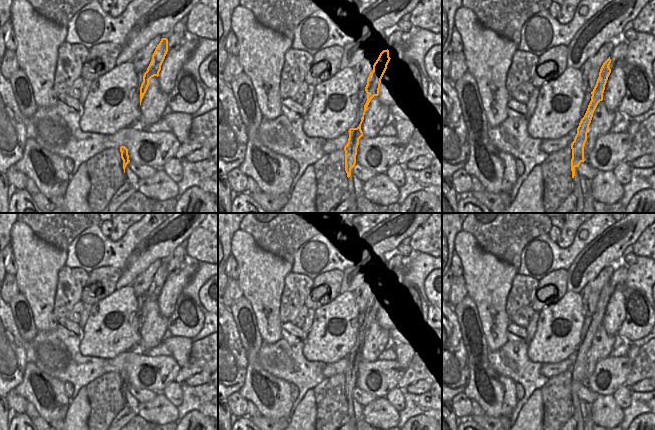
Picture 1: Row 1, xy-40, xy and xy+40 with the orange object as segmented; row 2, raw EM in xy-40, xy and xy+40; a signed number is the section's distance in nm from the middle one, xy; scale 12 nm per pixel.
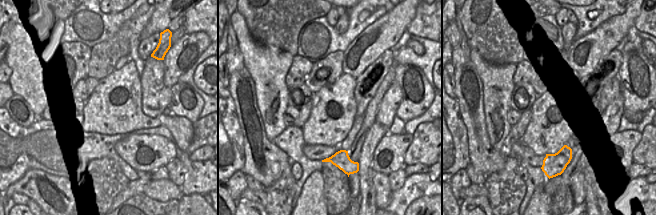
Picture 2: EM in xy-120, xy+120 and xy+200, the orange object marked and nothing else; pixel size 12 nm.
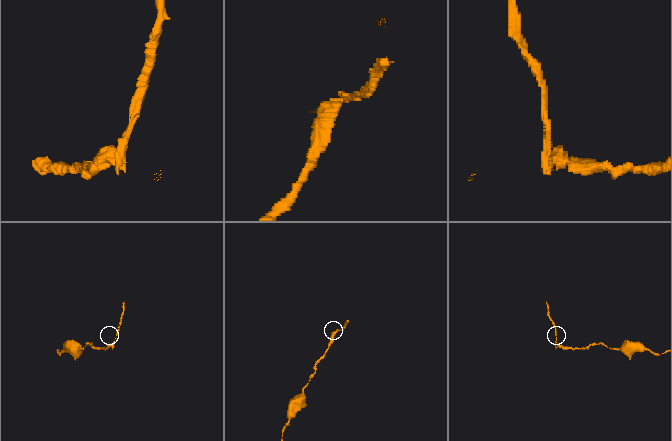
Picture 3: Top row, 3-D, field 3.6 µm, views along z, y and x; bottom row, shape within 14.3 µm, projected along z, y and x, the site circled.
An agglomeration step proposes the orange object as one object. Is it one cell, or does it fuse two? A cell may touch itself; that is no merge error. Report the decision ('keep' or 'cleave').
cleave

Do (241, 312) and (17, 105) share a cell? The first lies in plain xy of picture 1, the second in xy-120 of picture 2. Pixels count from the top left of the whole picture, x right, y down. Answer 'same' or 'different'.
same

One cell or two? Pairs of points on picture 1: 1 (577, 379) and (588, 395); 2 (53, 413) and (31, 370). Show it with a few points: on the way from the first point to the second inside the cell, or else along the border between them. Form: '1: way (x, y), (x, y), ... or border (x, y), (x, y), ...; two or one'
1: way (577, 383), (584, 391); one
2: way (41, 406), (29, 382); one

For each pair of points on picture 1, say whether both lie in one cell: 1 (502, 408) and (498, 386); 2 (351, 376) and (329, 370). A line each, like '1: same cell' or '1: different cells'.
1: same cell
2: different cells

